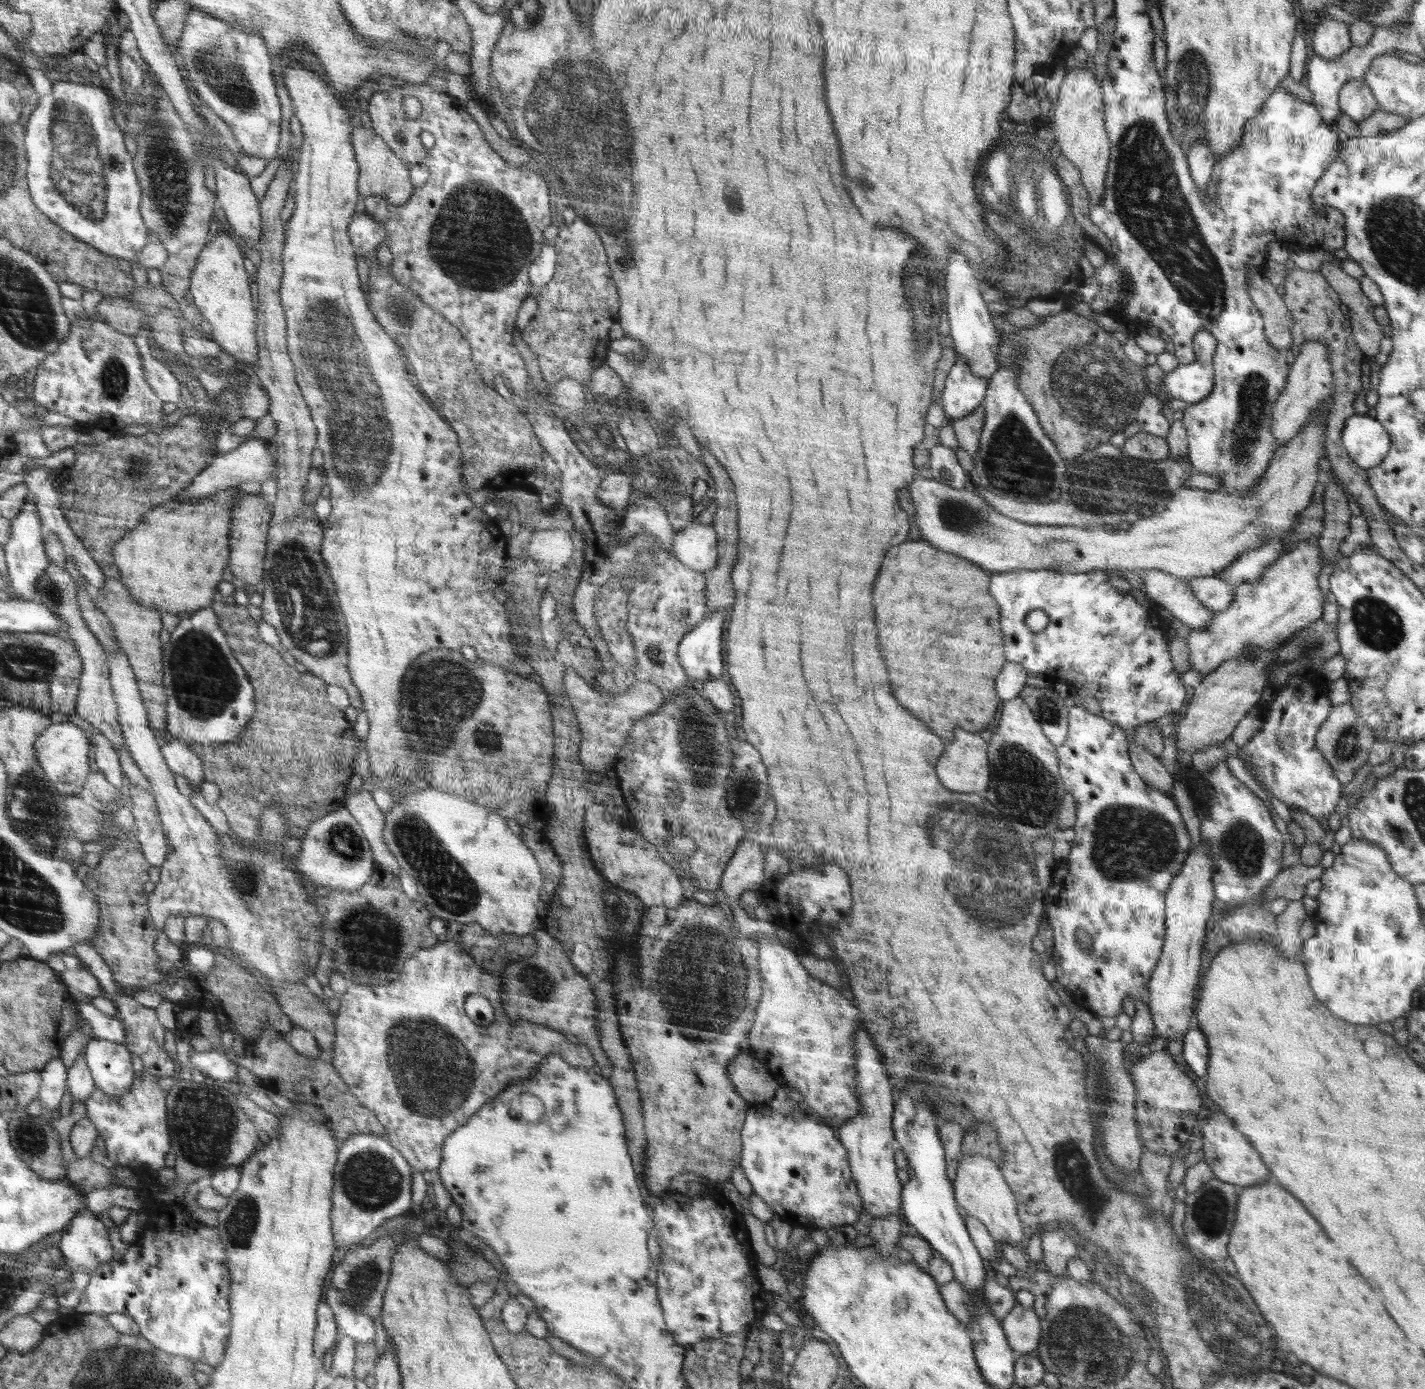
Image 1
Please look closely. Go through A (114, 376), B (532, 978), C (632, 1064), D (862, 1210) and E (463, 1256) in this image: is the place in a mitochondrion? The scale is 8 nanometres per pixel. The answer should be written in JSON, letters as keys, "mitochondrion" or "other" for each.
{"A":"mitochondrion","B":"mitochondrion","C":"other","D":"other","E":"mitochondrion"}

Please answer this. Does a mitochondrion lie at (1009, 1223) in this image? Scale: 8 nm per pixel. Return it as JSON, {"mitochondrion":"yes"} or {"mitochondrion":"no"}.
{"mitochondrion":"no"}

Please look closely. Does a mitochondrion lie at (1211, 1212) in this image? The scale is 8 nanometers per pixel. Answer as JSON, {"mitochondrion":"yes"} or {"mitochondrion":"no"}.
{"mitochondrion":"yes"}

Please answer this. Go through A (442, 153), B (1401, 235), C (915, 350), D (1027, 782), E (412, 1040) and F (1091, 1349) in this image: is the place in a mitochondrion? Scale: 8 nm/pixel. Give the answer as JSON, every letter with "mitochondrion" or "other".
{"A":"other","B":"mitochondrion","C":"mitochondrion","D":"mitochondrion","E":"mitochondrion","F":"mitochondrion"}

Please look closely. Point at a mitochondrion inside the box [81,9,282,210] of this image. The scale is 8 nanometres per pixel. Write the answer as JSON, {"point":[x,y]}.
{"point":[230,83]}

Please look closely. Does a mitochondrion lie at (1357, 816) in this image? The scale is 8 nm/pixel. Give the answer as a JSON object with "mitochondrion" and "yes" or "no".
{"mitochondrion":"no"}

